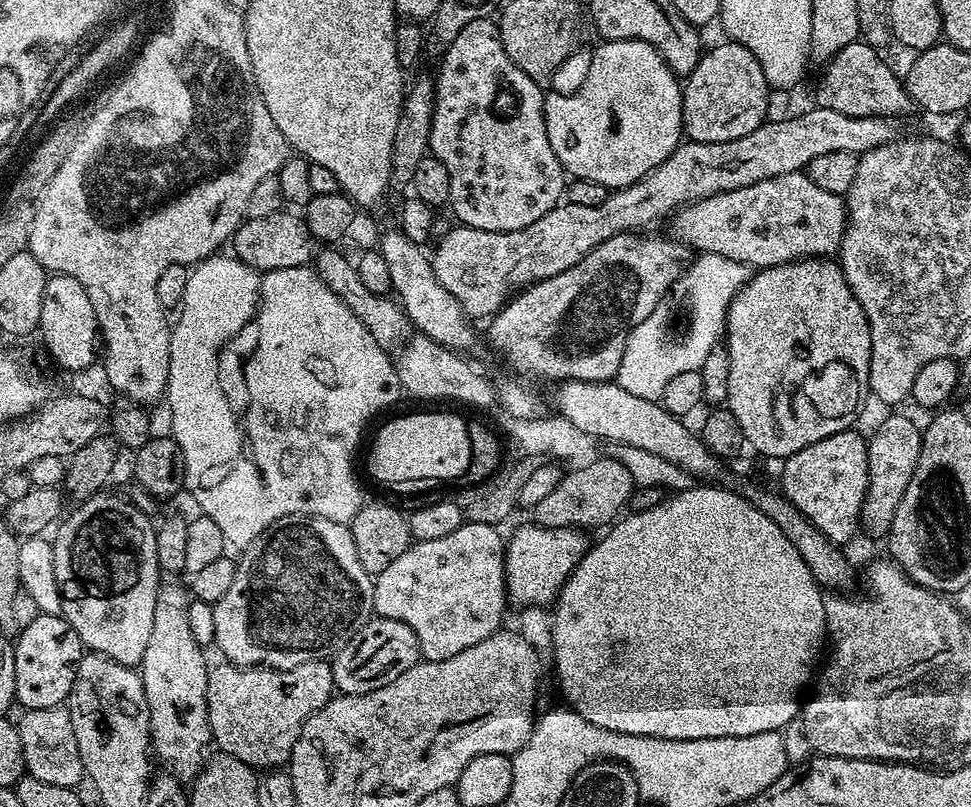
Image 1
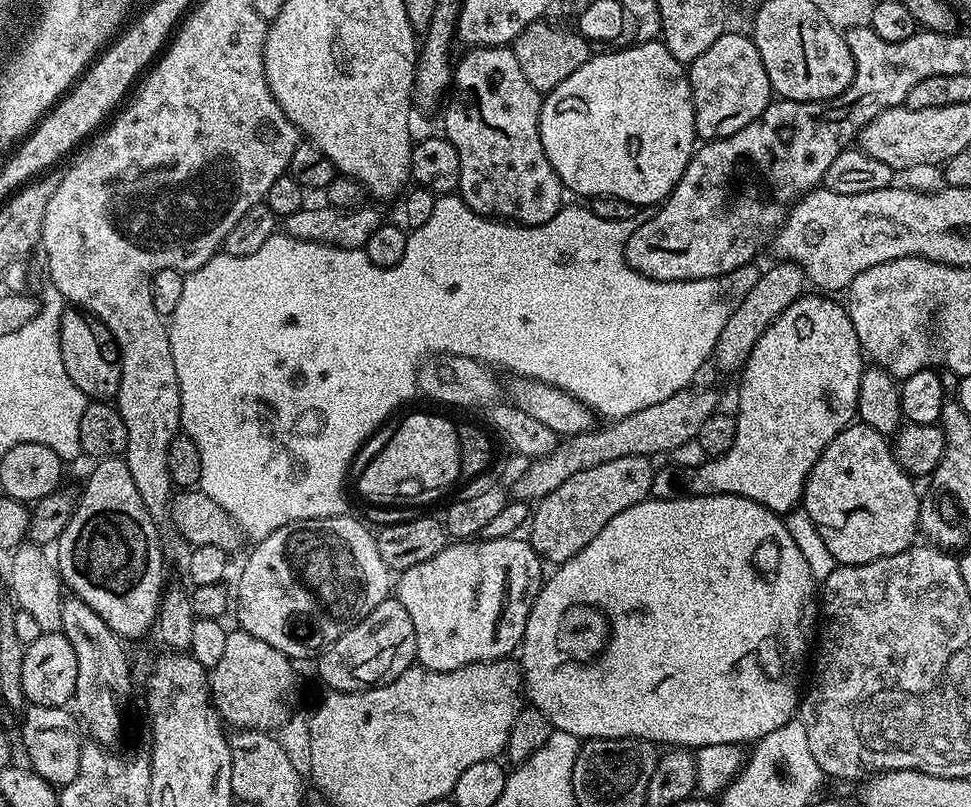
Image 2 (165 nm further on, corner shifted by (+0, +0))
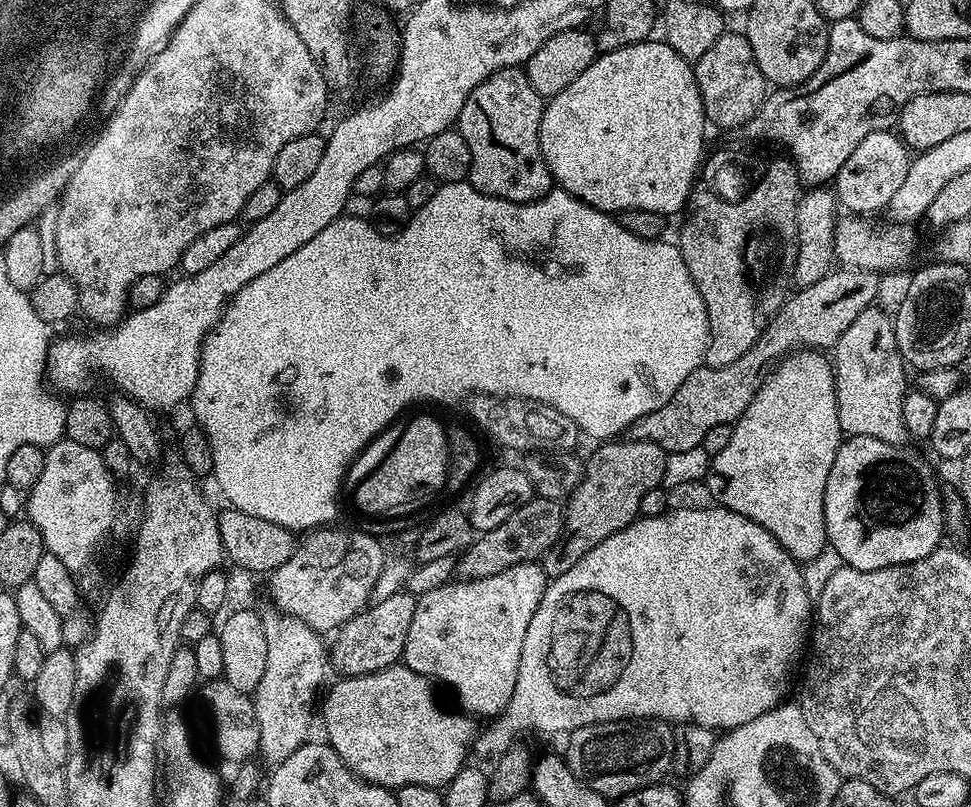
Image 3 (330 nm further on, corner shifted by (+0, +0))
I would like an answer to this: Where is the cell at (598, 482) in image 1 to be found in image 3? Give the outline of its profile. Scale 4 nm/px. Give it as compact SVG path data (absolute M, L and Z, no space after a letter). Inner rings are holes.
M613 438L597 443L592 457L587 457L582 482L564 504L564 533L542 557L545 576L555 578L566 574L598 542L606 542L610 534L618 534L641 515L644 496L664 484L668 453L654 442L631 438Z

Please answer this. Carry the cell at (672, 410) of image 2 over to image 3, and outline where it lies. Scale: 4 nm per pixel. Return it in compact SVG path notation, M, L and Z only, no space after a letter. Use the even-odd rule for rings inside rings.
M840 266L828 272L826 278L818 278L818 282L793 291L758 342L754 342L754 346L750 346L738 362L730 362L730 366L721 368L696 368L694 374L690 374L690 378L674 390L674 398L670 398L666 406L658 406L658 410L632 423L631 439L654 442L666 453L701 447L706 434L714 426L736 423L750 402L754 402L758 390L777 362L801 350L835 349L838 338L846 334L850 322L854 322L862 310L877 303L880 280L881 273Z

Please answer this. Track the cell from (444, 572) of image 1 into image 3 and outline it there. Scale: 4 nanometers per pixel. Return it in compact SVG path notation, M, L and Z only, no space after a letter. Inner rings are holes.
M539 563L510 566L502 574L477 580L457 579L420 595L402 663L404 667L452 688L456 700L473 718L495 718L506 710L518 682L526 626L550 583Z

